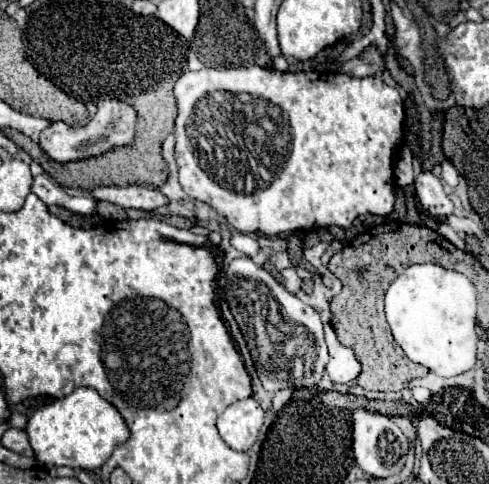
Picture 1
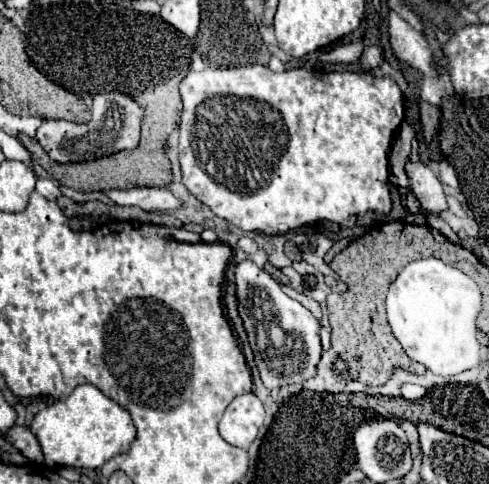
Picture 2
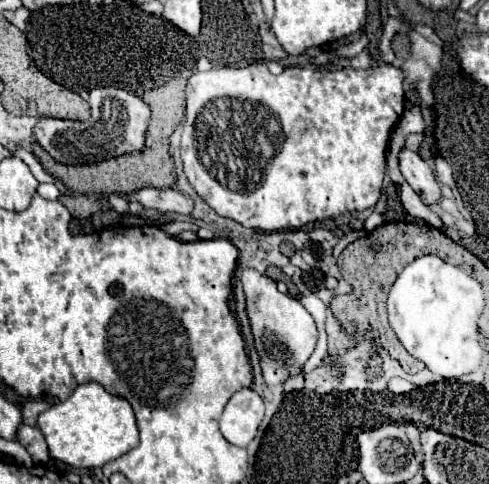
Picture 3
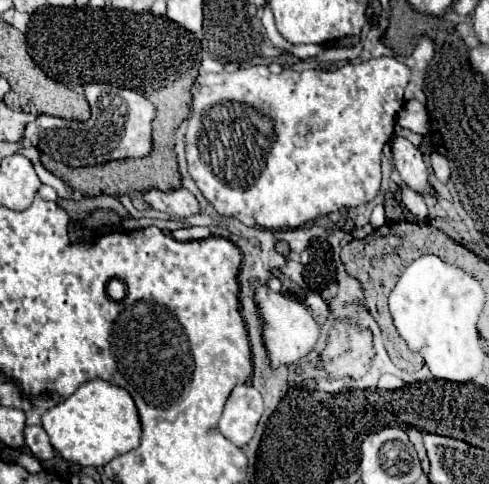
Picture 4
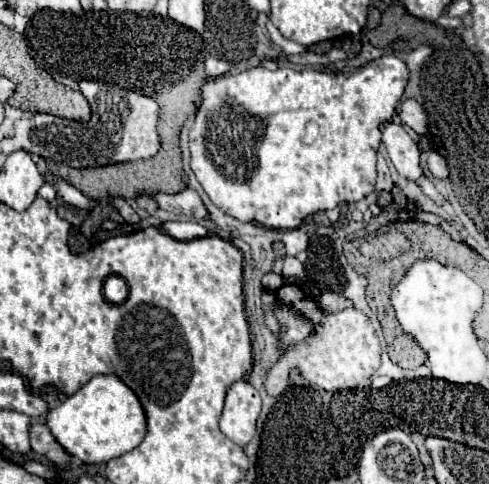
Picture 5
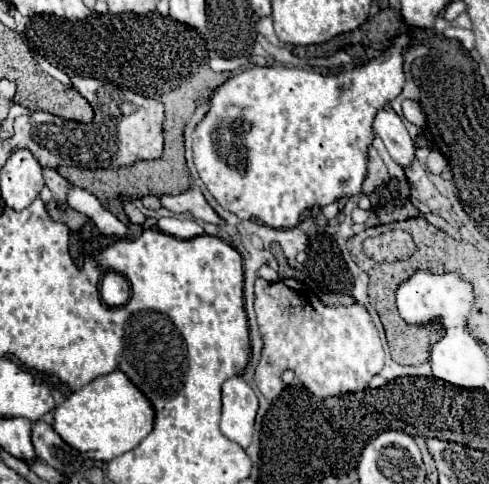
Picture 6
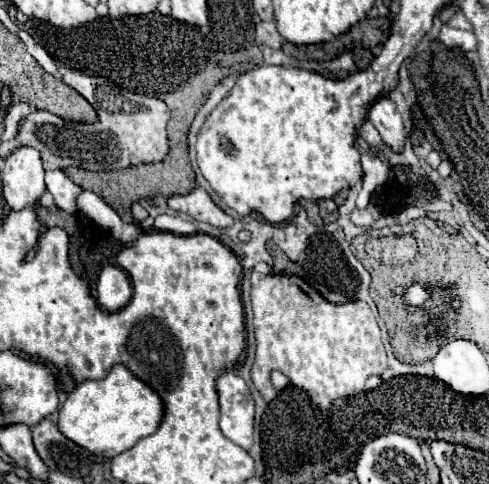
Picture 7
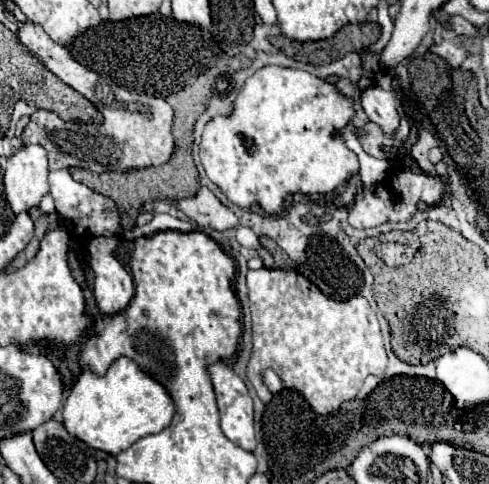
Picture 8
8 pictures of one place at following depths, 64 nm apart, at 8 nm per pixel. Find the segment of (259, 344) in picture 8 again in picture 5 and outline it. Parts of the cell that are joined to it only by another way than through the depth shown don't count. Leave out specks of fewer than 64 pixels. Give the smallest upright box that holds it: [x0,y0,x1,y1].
[262,284,380,394]

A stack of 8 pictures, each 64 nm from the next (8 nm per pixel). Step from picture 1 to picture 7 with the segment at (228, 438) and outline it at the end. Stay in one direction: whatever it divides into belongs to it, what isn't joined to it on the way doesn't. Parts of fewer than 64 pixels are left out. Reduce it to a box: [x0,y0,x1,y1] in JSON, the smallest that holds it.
[218,372,254,450]

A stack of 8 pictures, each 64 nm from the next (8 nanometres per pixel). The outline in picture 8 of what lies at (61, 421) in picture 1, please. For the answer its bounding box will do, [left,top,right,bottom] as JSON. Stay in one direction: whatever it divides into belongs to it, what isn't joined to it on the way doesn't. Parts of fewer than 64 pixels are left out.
[62,356,174,456]

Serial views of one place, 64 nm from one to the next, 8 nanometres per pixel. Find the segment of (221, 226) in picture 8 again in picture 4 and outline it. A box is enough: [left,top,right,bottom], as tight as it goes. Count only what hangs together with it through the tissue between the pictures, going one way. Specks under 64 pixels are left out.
[142,188,198,218]

